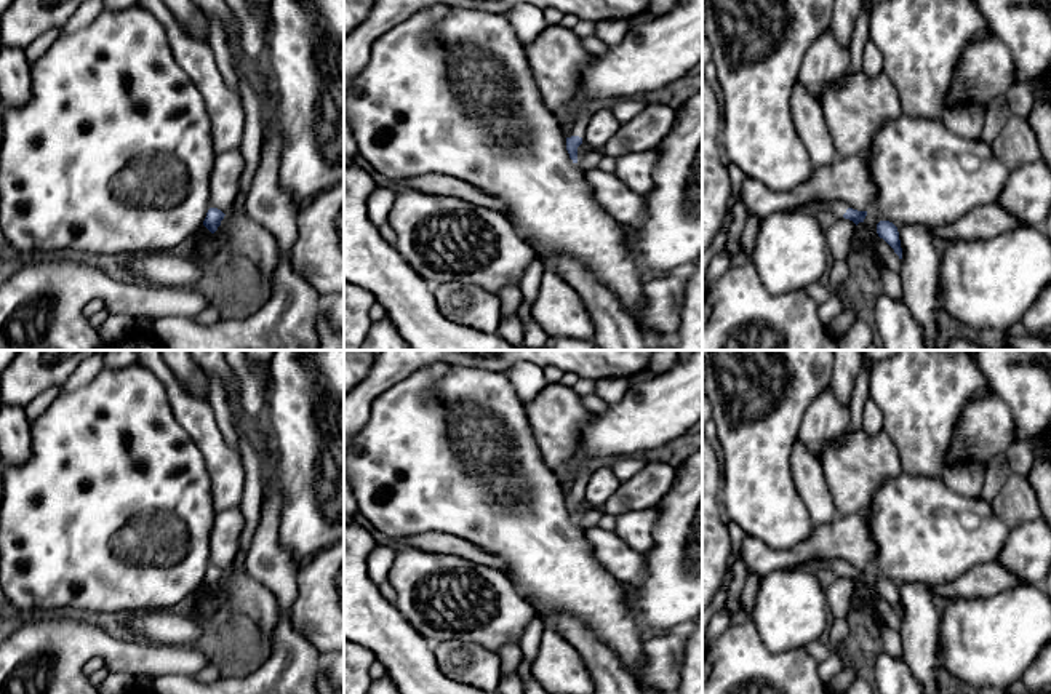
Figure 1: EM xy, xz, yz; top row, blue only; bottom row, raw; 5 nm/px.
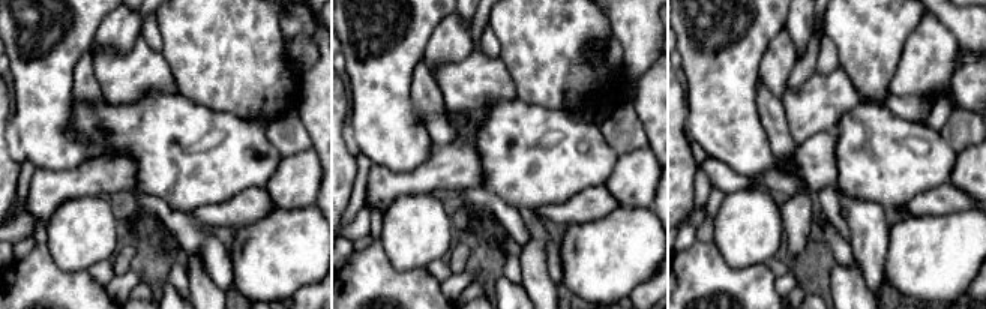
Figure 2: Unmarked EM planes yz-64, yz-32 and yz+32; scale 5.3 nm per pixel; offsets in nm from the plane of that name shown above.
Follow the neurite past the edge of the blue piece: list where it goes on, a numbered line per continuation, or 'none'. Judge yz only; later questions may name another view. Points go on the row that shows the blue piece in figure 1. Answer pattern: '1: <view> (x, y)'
1: yz (837, 208)

